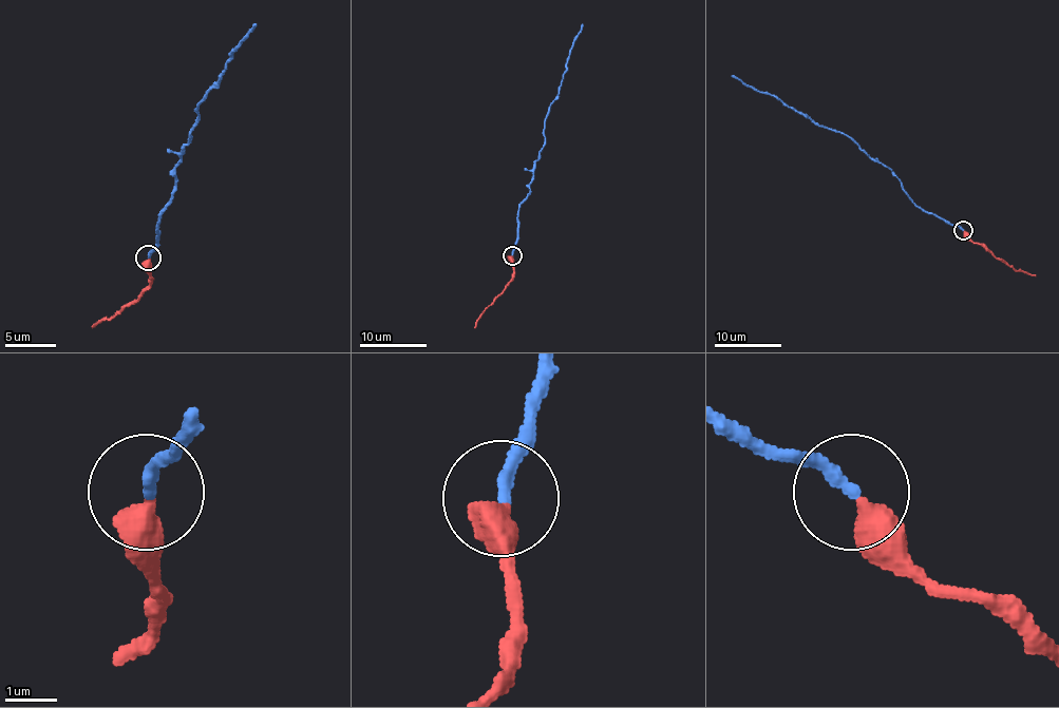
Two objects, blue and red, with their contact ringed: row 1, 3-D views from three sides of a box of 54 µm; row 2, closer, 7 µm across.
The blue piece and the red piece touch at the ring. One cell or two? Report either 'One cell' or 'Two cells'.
Two cells

